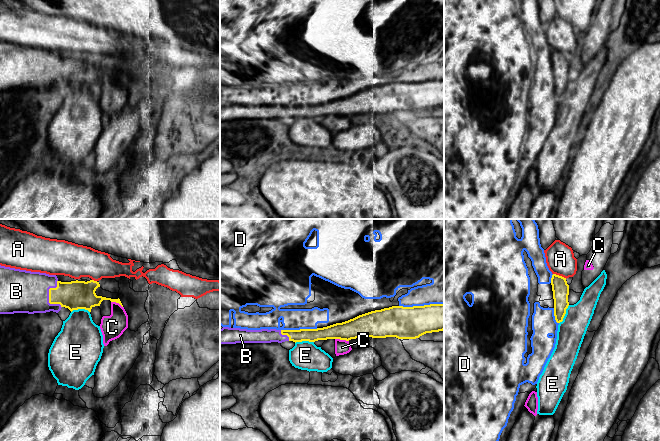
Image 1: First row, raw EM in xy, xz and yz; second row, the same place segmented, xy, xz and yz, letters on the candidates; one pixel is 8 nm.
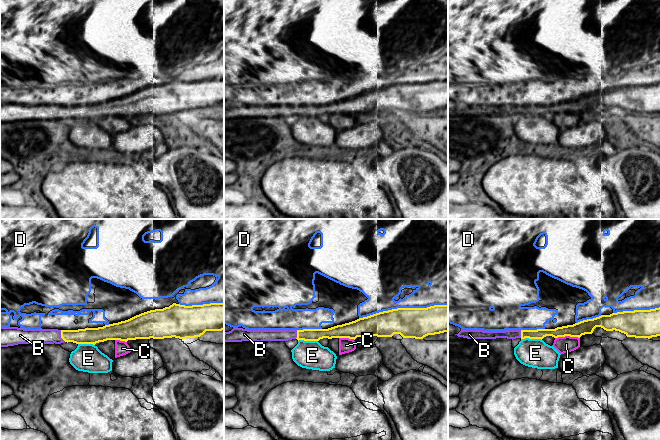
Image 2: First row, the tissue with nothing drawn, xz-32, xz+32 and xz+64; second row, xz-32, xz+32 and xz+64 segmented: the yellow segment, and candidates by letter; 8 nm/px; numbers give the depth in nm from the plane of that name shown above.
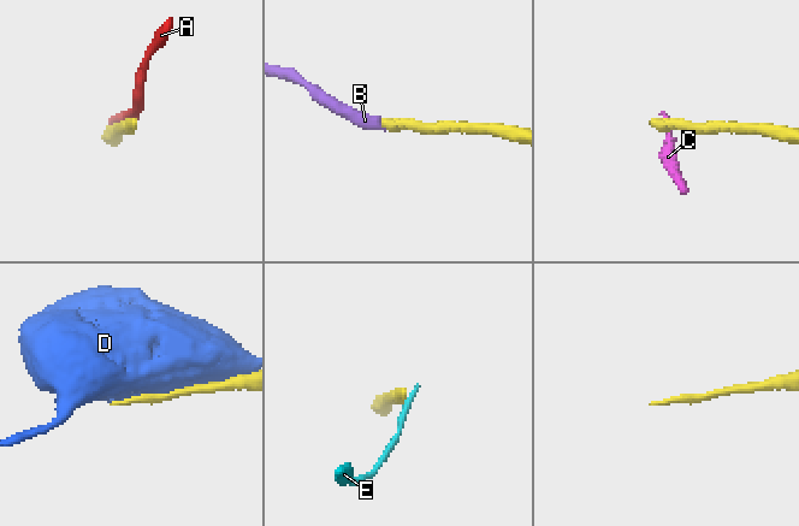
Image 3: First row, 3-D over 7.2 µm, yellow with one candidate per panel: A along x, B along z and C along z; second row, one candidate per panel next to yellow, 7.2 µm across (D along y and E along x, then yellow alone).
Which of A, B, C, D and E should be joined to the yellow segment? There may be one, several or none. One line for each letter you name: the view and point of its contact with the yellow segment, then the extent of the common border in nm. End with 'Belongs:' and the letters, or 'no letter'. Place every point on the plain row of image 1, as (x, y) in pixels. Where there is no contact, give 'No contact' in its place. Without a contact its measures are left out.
B: Touches yellow at xy (49, 72). Shared border 220 nm
Belongs: B

